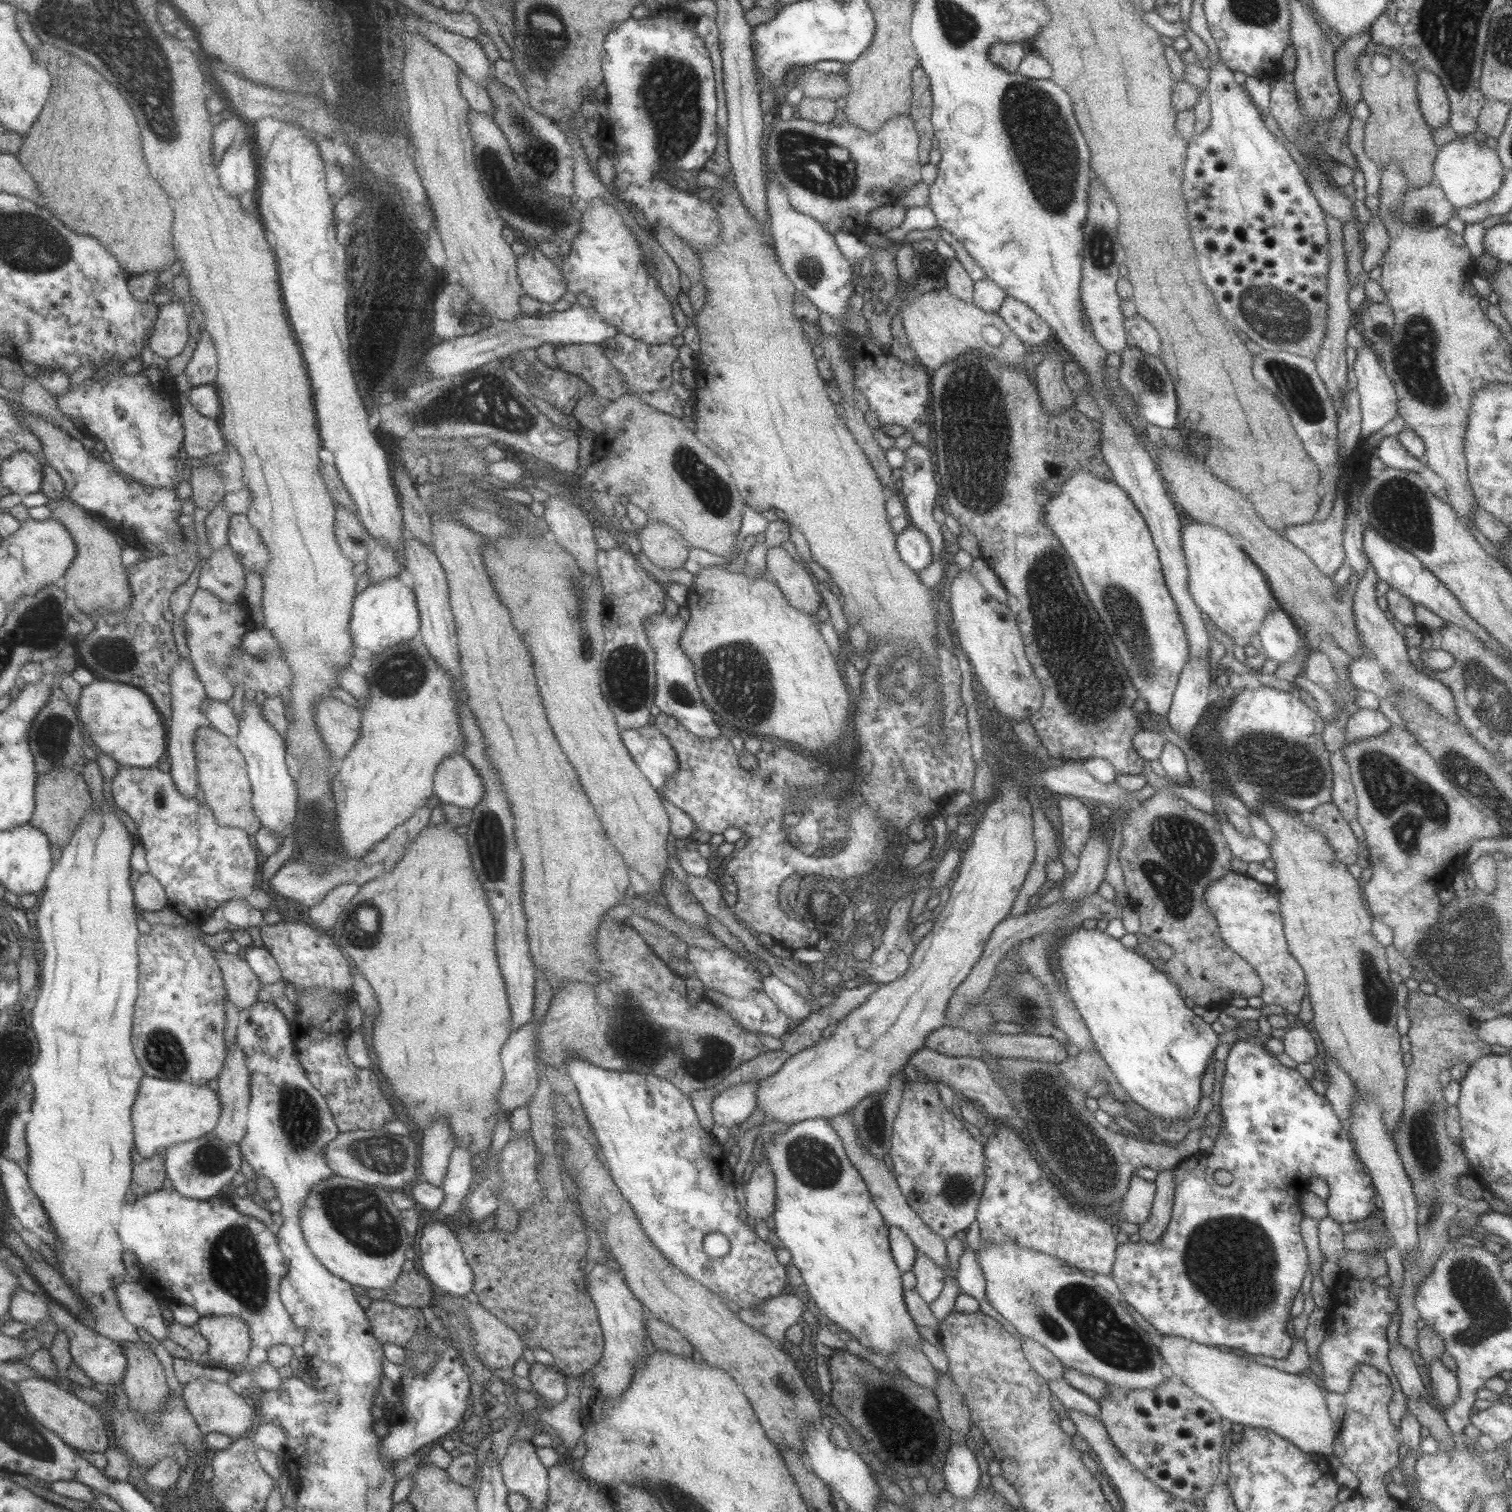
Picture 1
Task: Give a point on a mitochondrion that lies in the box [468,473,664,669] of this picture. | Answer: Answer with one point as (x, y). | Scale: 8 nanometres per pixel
(585, 640)

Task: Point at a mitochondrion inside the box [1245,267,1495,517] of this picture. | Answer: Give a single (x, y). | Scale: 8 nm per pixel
(1413, 355)

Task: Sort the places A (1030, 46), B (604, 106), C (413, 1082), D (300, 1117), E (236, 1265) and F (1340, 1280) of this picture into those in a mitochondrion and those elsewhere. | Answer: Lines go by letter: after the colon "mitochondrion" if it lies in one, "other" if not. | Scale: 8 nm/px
A: other
B: other
C: other
D: mitochondrion
E: mitochondrion
F: other

